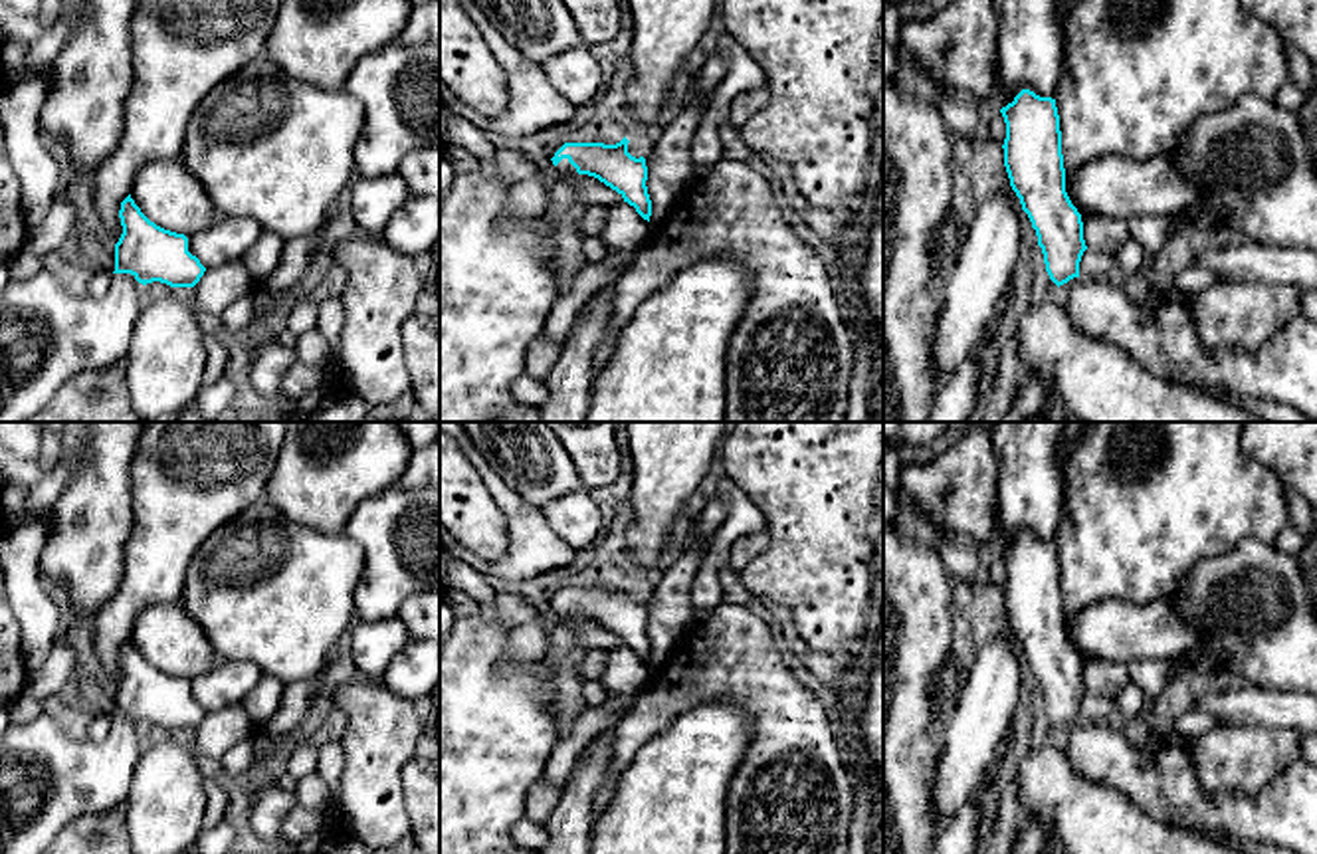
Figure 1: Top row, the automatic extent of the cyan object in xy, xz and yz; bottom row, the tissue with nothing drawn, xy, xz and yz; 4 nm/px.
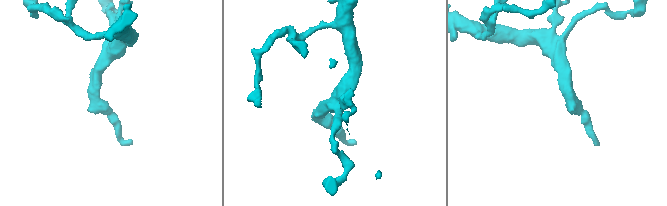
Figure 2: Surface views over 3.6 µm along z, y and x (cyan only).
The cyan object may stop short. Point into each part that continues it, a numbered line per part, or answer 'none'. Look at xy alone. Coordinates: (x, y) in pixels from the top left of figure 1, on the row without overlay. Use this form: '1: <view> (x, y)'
1: xy (46, 779)

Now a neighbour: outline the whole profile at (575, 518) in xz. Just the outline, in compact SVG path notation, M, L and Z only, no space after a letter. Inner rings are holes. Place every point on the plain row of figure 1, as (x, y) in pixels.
M586 487L551 499L543 511L551 529L576 551L592 545L602 529L600 509Z

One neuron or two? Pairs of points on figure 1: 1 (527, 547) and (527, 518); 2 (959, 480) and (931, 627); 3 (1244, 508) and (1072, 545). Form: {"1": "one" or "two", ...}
{"1": "one", "2": "two", "3": "one"}

